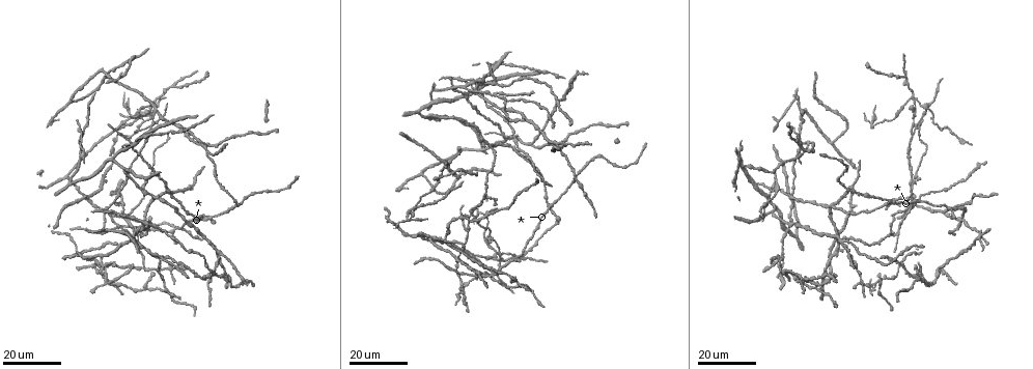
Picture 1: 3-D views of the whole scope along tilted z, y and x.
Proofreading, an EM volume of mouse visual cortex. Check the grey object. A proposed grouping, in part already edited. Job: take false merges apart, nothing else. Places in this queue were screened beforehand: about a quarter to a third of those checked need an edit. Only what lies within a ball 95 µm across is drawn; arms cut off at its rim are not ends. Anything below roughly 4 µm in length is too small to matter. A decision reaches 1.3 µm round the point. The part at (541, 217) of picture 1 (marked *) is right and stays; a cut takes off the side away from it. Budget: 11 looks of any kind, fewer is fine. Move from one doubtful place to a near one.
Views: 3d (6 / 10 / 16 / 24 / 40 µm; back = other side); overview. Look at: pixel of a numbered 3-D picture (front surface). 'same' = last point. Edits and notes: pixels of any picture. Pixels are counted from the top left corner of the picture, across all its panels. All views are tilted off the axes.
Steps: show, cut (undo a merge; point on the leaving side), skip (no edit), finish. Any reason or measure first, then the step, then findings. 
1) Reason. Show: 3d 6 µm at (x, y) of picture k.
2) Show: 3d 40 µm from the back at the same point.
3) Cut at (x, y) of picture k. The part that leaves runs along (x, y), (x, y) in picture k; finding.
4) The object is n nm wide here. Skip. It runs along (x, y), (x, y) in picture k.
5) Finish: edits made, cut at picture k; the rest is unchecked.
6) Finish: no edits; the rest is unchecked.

Show: 3d 24 µm at (491, 147) of picture 1.

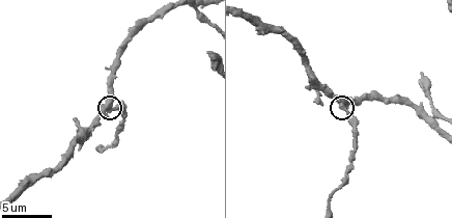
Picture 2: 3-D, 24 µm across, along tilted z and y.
Show: 3d 10 µm at (342, 107) of picture 2.

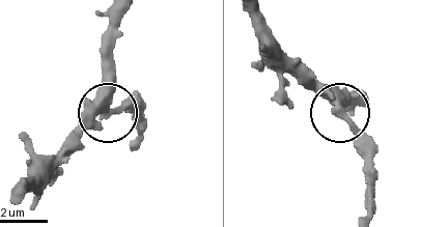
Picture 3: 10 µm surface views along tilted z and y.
The object is 340 nm wide here. Cut at (124, 100) of picture 3. The part that leaves runs along (337, 109), (367, 167), (367, 207) in picture 3; two neurons meet here.

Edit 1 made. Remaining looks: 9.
Branch point. Show: 3d 16 µm at (557, 145) of picture 1.

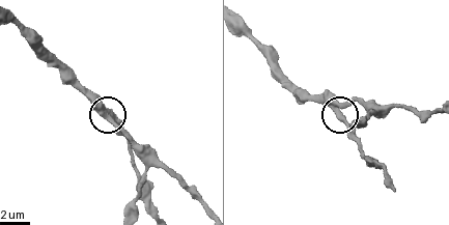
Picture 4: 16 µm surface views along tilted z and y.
Show: 3d 6 µm at (341, 115) of picture 4.

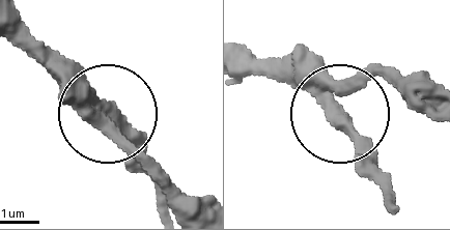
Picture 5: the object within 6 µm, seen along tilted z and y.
Show: 3d 6 µm from the back at (337, 108) of picture 5.

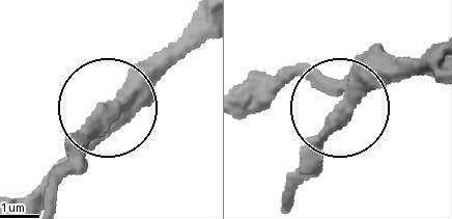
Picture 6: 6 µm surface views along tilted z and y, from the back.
Skip. It runs along (434, 47), (341, 105), (284, 66) in picture 6; continuous, no second neuron.

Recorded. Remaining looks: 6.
Looks like a crossing. Show: 3d 16 µm at (483, 276) of picture 1.

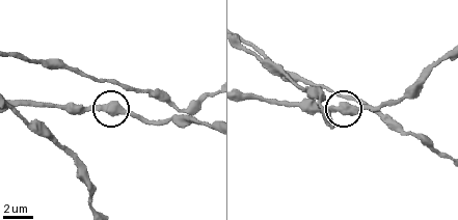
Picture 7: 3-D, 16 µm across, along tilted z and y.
Show: 3d 6 µm at (118, 102) of picture 7.

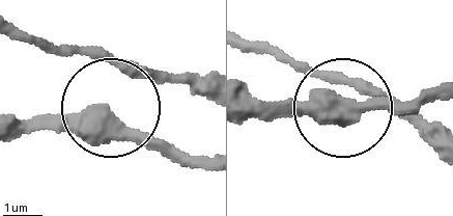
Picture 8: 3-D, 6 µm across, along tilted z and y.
4 arms meet here. Skip. Continuous, no second neuron.

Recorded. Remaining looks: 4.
Four arms meet. Show: 3d 16 µm at (152, 122) of picture 1.

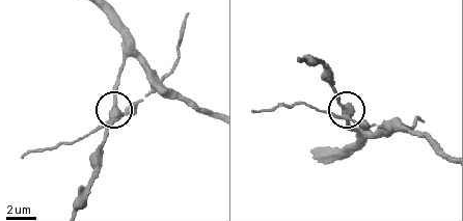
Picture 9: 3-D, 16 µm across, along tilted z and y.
Show: 3d 10 µm at (345, 114) of picture 9.

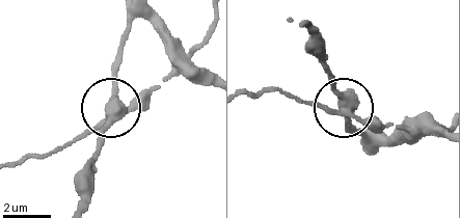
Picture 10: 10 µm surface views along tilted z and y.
The side arm is 7 µm long; 4 arms meet here. Skip. One neuron here.

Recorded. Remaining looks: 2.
Four or more arms meet. Show: 3d 24 µm at (551, 206) of picture 1.

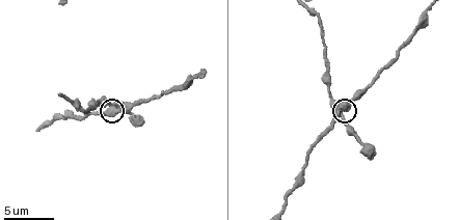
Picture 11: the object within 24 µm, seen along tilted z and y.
Show: 3d 6 µm at (110, 109) of picture 11.

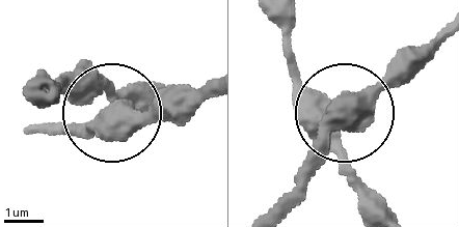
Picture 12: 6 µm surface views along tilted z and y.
The side arm is 52 µm long. Skip. It runs along (276, 203), (316, 140), (411, 48) in picture 12; continuous, no second neuron.

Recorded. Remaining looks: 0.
Finish: edits made, cut at picture 3; the rest is unchecked.

